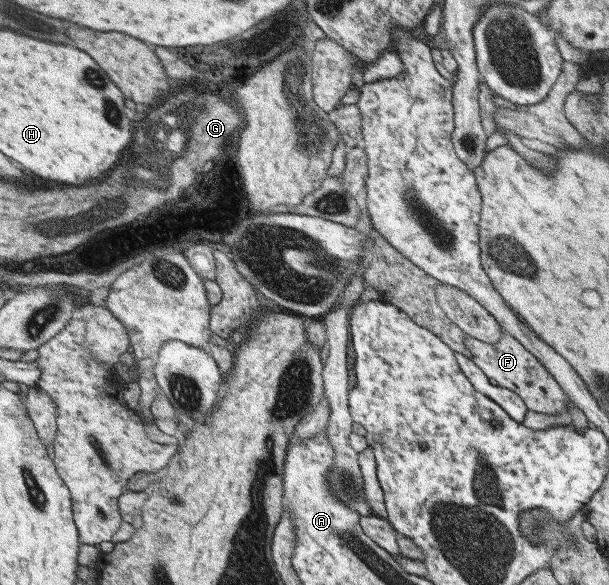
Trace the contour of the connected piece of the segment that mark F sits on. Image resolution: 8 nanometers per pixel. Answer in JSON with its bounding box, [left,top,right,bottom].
[464,330,566,415]

